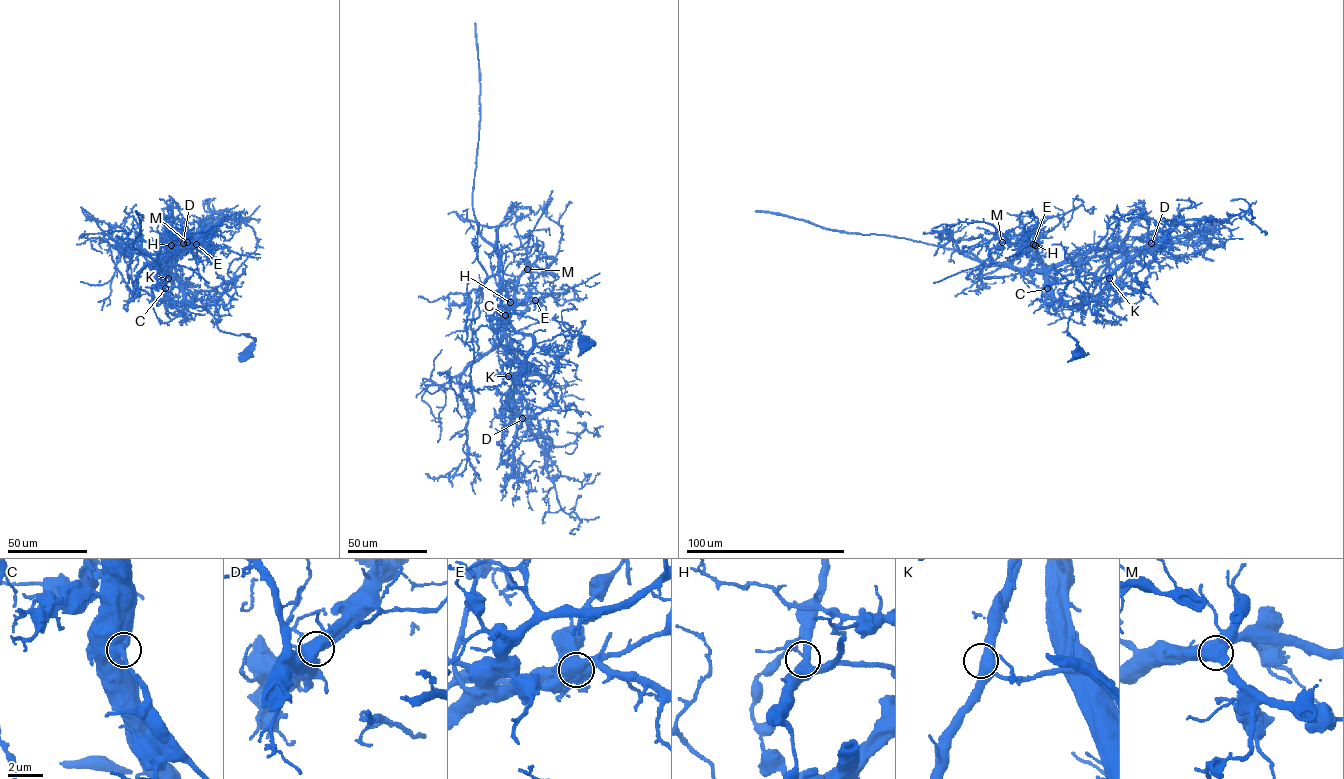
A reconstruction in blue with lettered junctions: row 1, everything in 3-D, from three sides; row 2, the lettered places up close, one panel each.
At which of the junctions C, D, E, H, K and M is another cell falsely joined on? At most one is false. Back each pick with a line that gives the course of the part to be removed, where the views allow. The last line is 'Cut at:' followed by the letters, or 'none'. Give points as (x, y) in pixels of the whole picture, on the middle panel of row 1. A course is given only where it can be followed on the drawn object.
E: foreign part runs (535, 300), (522, 305), (510, 299), (499, 275), (497, 254), (480, 234), (474, 214), (480, 120), (475, 22)
Cut at: E

